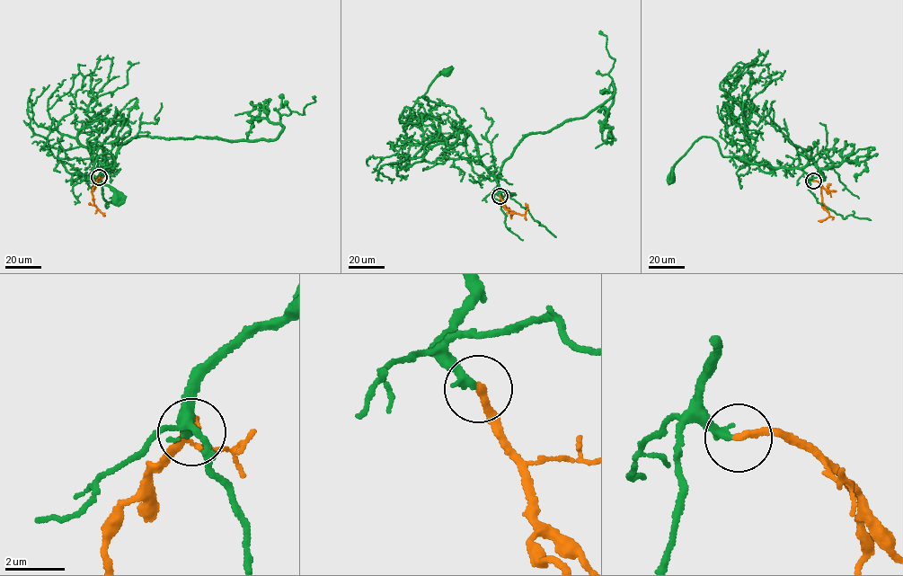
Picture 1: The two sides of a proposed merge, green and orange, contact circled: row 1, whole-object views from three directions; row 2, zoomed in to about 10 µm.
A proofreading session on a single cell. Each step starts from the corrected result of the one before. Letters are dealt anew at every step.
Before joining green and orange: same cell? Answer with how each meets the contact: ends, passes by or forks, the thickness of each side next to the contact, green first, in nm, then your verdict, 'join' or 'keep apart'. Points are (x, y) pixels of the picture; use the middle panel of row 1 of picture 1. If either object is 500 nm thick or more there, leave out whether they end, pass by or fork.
green ends there; orange ends there; 240 nm thick on the green side, 260 nm on the other; join

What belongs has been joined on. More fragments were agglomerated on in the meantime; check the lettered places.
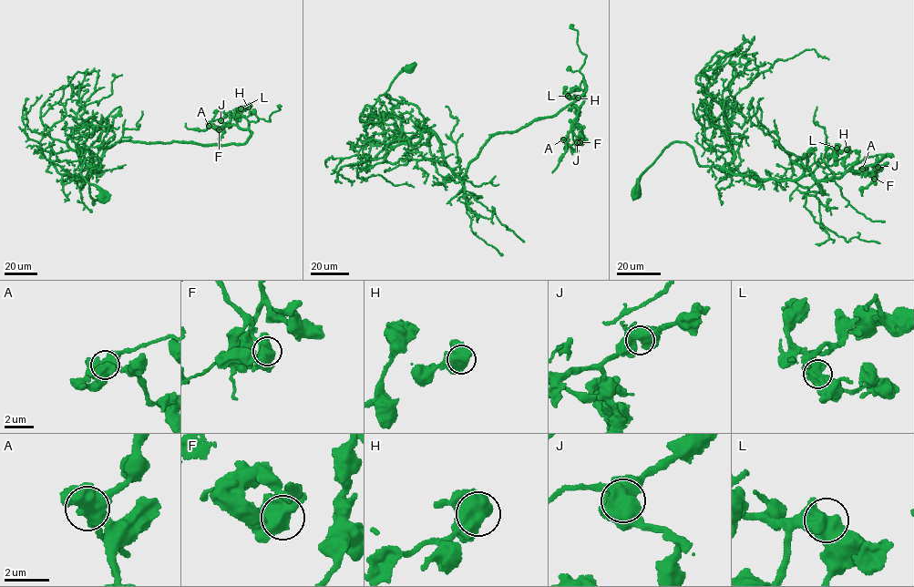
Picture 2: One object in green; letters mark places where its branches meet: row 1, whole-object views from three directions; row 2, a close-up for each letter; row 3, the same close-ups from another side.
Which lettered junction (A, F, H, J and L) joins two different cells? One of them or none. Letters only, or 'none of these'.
none of these

